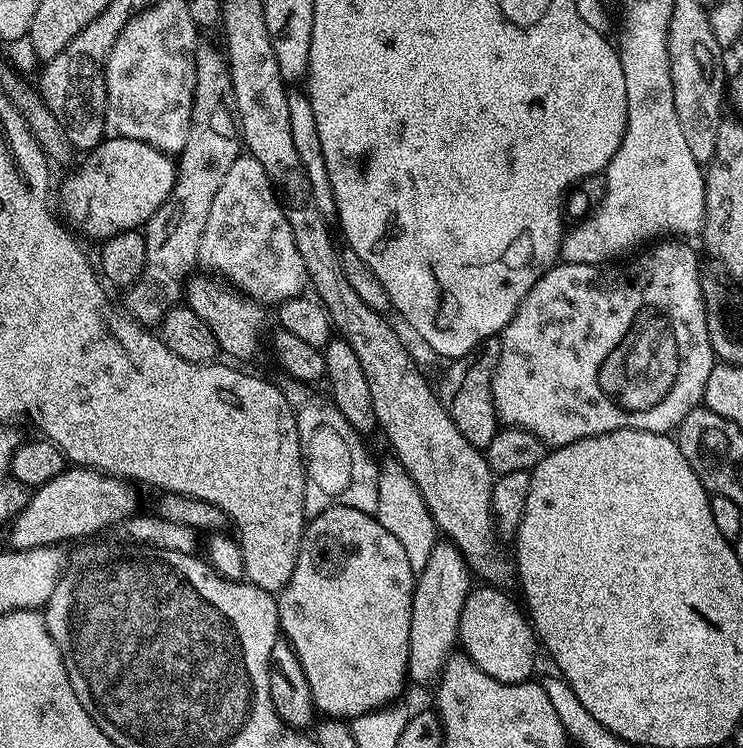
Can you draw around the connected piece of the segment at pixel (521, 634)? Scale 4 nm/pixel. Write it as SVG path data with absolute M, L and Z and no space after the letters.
M491 586L473 587L462 606L462 616L458 622L458 644L463 655L469 656L474 666L490 674L490 678L503 684L522 684L536 668L538 637L521 605L516 605L508 594L507 591Z

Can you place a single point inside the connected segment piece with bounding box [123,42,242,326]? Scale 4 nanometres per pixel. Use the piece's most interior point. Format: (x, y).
(172, 235)

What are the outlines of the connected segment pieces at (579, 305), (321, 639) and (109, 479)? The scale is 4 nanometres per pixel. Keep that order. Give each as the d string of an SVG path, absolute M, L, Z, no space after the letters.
M676 238L653 243L644 251L639 253L639 255L641 254L640 272L636 268L612 268L616 266L557 262L542 274L542 278L538 278L538 282L534 282L534 286L526 294L526 298L522 298L512 321L499 335L500 357L492 379L492 397L494 398L496 418L501 425L526 430L539 438L549 449L553 449L573 444L582 438L590 438L623 428L668 434L679 429L686 414L690 414L690 410L701 407L706 390L706 378L710 378L710 370L716 367L718 361L716 353L710 346L710 338L706 330L704 289L699 276L700 268L696 262L696 252L688 245L688 242L681 242Z
M334 506L322 510L322 514L313 516L307 521L304 536L300 540L300 553L298 562L294 566L294 574L288 585L278 594L278 603L280 606L280 631L283 639L291 644L294 654L298 654L298 662L302 662L302 670L306 670L306 682L310 682L317 713L328 718L355 718L367 712L373 712L375 708L391 705L395 701L392 699L403 690L408 674L413 587L414 573L406 558L406 550L402 550L398 538L394 538L394 534L390 534L390 530L386 530L386 526L378 523L373 513L350 510L350 506Z
M65 467L58 478L50 478L41 488L33 491L30 502L12 519L7 529L13 549L67 545L67 540L92 536L111 524L123 525L137 515L140 496L135 483L96 471L95 468Z

